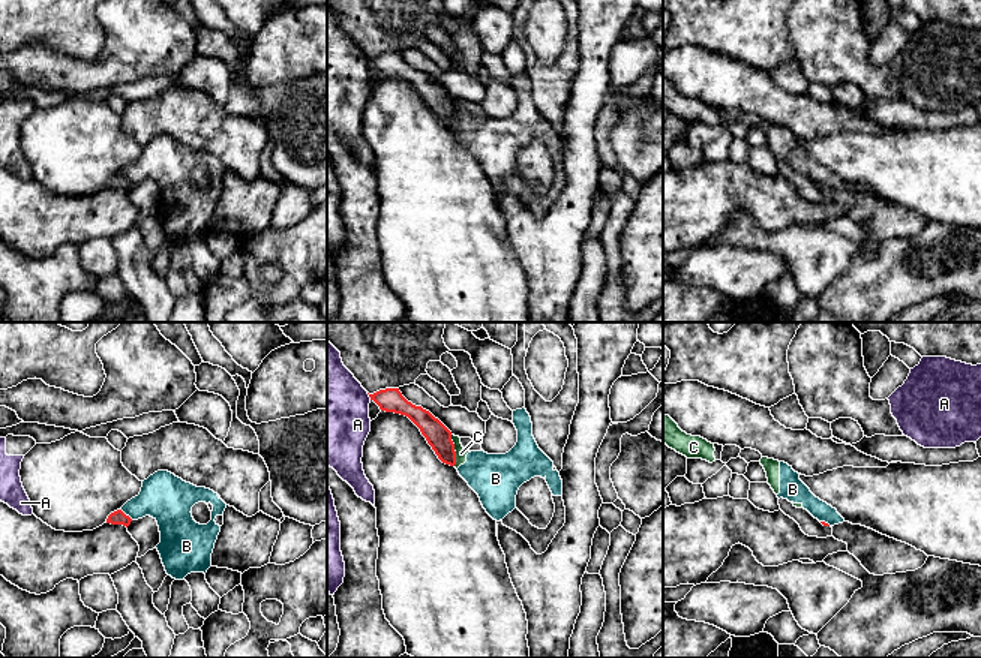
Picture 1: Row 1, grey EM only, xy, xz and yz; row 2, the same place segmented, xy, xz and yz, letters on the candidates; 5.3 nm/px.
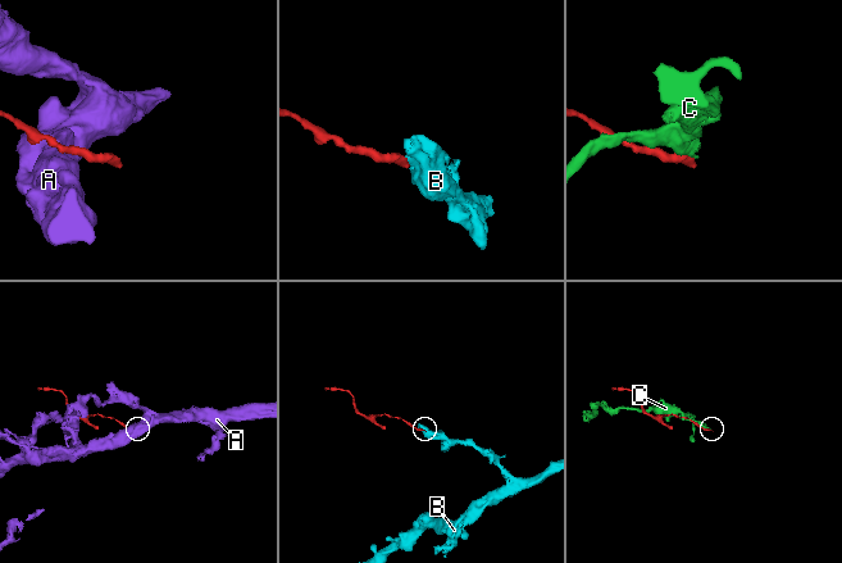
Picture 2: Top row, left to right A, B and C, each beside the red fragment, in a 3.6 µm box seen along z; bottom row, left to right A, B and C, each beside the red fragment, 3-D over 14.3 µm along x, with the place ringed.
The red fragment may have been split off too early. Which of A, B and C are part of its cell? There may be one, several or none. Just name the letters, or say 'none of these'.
none of these

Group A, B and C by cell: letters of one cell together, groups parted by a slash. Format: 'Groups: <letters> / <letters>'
Groups: A / B C

